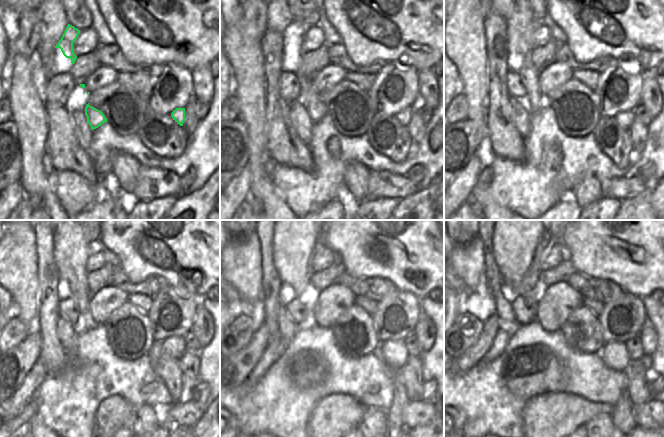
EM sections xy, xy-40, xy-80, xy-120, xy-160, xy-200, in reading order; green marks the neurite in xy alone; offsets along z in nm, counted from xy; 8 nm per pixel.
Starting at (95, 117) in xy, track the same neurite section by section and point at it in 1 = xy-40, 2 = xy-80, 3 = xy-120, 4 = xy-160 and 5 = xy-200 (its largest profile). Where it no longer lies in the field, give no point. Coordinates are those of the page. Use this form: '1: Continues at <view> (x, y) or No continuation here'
1: Continues at xy-40 (316, 109)
2: Continues at xy-80 (520, 25)
3: Continues at xy-120 (71, 249)
4: Continues at xy-160 (294, 240)
5: Continues at xy-200 (514, 240).

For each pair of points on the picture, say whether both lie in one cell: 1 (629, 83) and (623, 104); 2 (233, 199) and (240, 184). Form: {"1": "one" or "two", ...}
{"1": "one", "2": "one"}

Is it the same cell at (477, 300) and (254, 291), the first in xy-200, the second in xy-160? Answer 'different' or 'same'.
different

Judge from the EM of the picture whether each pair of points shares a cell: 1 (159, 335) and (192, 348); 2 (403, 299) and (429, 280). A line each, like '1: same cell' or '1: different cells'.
1: different cells
2: different cells

